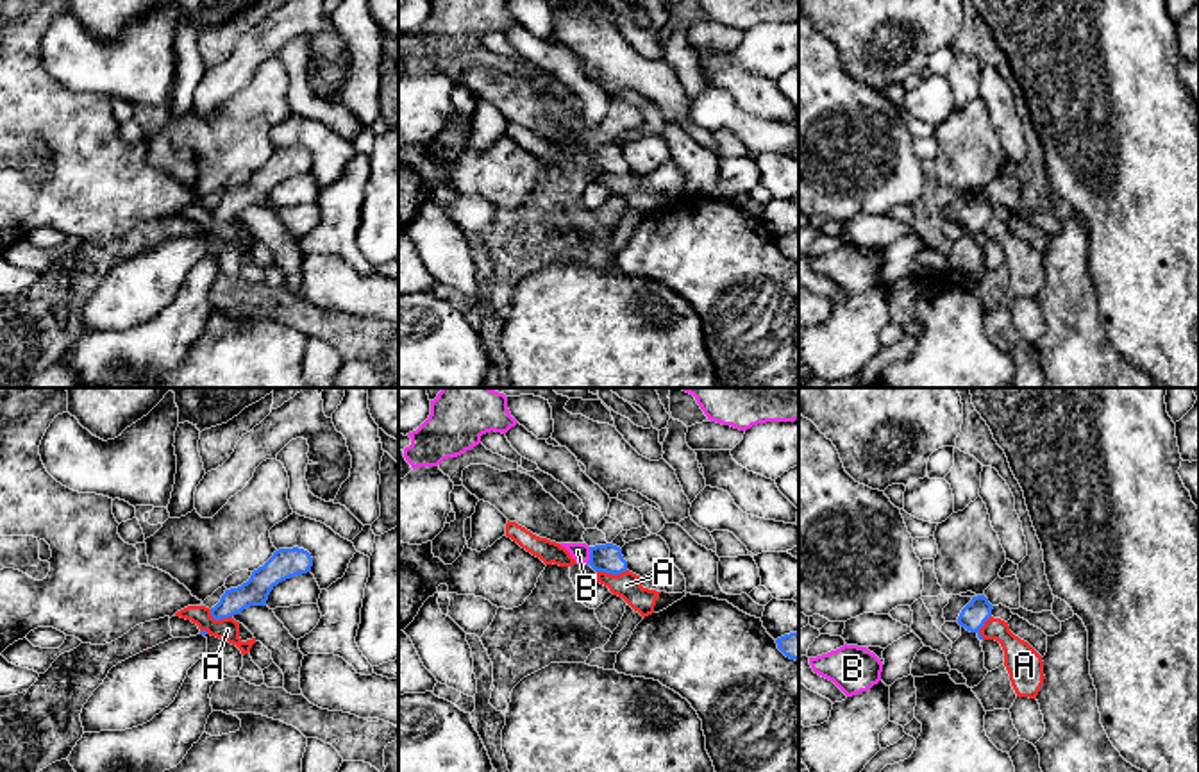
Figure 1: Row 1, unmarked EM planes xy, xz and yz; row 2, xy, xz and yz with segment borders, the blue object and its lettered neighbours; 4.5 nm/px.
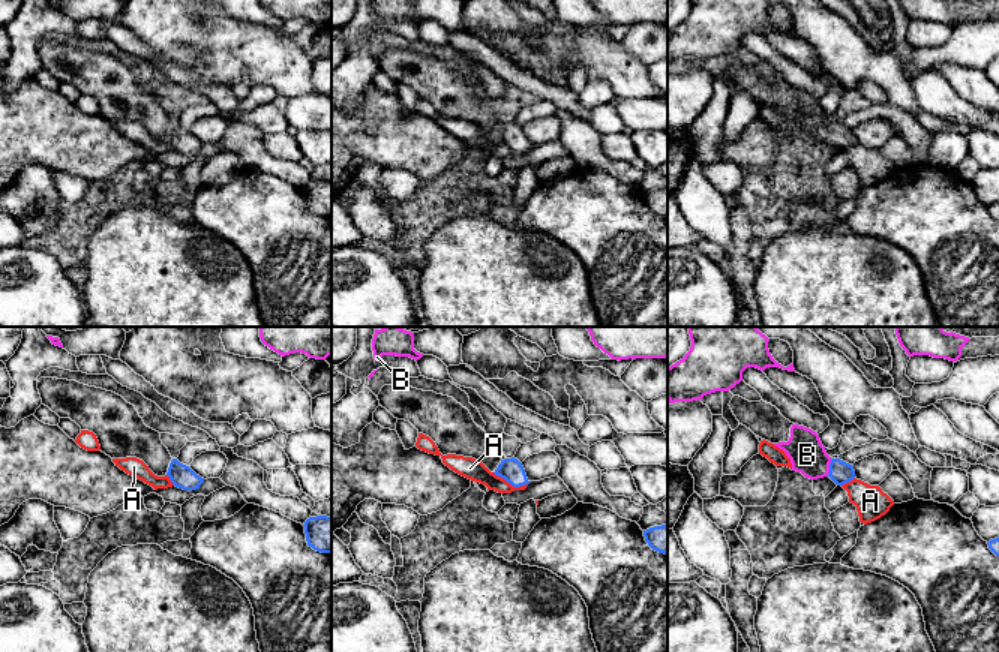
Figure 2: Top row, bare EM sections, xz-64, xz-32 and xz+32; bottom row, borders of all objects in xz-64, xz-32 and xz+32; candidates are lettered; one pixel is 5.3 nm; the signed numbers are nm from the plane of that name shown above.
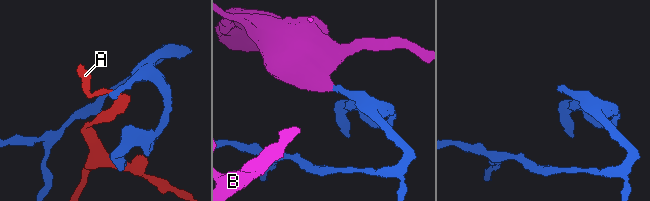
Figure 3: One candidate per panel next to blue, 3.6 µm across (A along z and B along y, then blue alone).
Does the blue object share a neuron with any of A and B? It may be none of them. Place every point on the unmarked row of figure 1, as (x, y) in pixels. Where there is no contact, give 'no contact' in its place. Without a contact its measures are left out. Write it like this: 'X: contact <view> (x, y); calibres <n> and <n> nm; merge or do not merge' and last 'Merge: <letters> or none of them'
A: contact xz (612, 172); calibres 130 and 120 nm; do not merge
B: contact xz (590, 156); calibres 130 and 80 nm; merge
Merge: B

